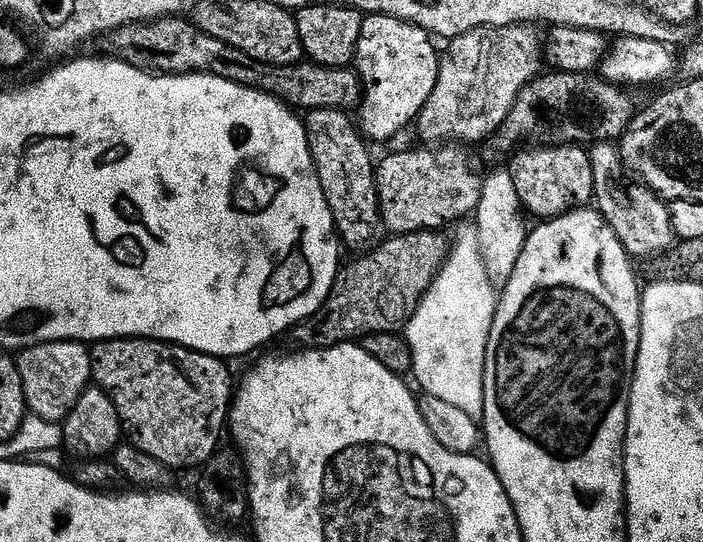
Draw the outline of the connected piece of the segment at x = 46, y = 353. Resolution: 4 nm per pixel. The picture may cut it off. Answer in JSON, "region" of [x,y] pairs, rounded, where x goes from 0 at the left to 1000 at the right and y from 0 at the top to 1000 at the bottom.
{"region":[[[84,627],[75,635],[51,635],[36,642],[27,651],[26,670],[38,758],[67,775],[95,775],[131,701],[131,651],[118,633],[107,627]]]}

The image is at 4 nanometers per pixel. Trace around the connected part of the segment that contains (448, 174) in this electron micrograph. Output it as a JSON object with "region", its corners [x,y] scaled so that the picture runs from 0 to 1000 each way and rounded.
{"region":[[[597,269],[587,280],[558,280],[546,297],[539,297],[535,312],[535,352],[541,358],[541,389],[545,411],[552,413],[553,430],[606,428],[632,424],[632,419],[647,415],[661,402],[670,400],[686,365],[688,325],[677,319],[677,303],[671,288],[654,269]]]}

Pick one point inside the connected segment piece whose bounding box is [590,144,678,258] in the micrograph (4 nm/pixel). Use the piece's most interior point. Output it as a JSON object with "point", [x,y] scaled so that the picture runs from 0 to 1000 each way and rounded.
{"point":[913,406]}

